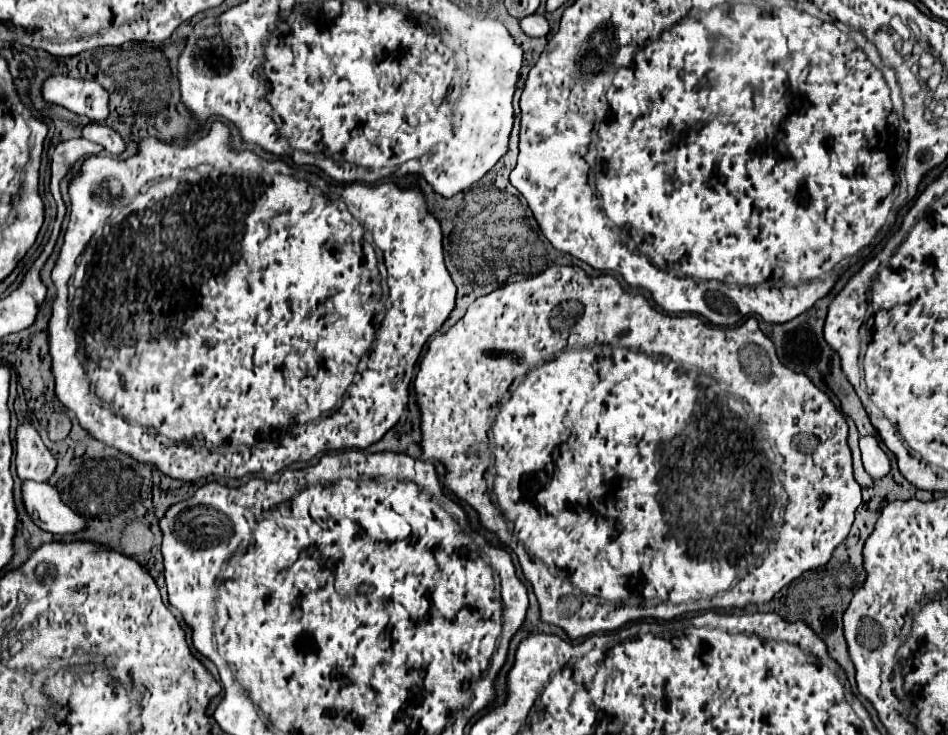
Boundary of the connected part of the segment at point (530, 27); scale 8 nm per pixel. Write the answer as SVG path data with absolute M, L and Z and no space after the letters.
M529 15L525 19L521 19L521 29L529 35L529 37L543 37L549 33L549 21L543 15Z

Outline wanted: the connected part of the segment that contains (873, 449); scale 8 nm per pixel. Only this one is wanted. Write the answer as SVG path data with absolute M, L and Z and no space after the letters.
M871 435L867 437L861 437L859 439L859 447L861 447L861 453L863 453L863 467L865 471L873 477L873 479L881 479L889 473L891 465L889 465L889 457L887 453L881 449L879 441Z

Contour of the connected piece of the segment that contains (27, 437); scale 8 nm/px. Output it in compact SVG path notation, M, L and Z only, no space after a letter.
M19 425L17 429L15 465L21 481L47 483L55 473L55 459L31 425Z

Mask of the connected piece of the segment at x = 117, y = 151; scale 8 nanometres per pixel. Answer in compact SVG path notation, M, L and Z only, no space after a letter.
M91 123L91 125L87 125L87 127L83 129L83 137L89 139L89 141L93 141L93 143L103 145L105 151L109 151L109 153L115 155L115 157L119 157L119 155L125 151L125 141L123 141L123 137L121 137L117 131L113 131L111 127L107 127L107 125Z

